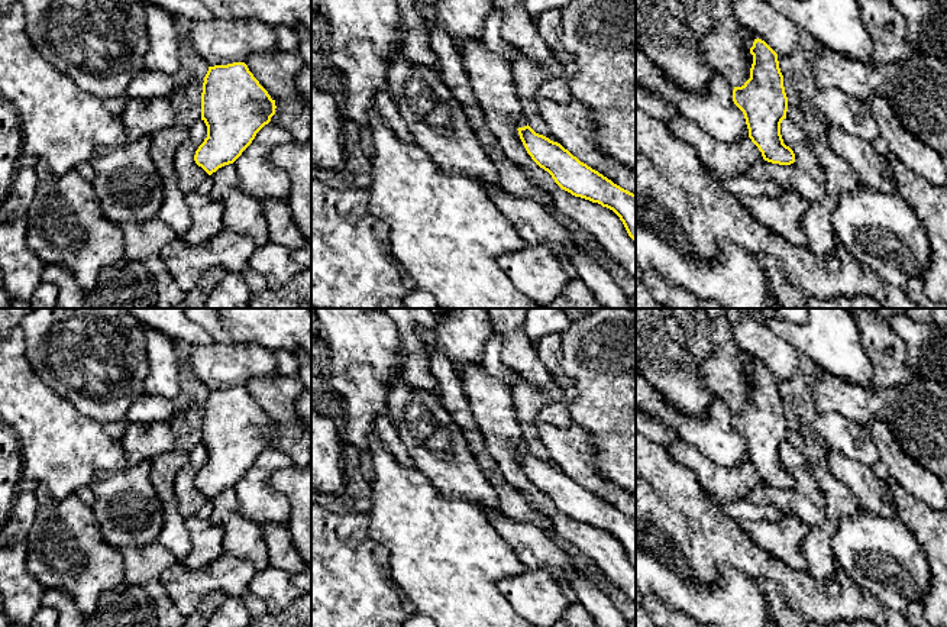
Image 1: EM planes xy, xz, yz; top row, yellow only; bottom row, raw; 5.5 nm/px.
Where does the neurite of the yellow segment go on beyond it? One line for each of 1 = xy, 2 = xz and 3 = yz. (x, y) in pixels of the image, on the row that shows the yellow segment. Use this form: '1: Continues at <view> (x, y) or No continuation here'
1: No continuation here
2: No continuation here
3: No continuation here

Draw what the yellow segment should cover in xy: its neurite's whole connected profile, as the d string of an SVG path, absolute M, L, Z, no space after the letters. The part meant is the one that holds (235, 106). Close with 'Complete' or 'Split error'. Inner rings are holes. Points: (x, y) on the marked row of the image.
M245 62L209 67L201 93L207 138L194 161L209 175L233 164L275 114L275 100Z. Complete

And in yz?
M762 39L750 48L750 78L734 87L733 101L743 111L749 138L765 161L779 165L795 162L794 151L783 143L780 123L786 119L788 97L778 54Z. Complete

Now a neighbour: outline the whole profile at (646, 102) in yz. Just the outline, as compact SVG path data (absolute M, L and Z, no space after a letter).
M636 84L636 109L644 111L652 117L657 117L666 123L678 114L669 103L659 98L653 93L644 91L637 84Z

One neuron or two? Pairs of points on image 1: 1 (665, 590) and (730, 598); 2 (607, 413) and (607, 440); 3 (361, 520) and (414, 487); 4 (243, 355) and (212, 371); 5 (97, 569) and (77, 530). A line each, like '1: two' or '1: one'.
1: one
2: one
3: two
4: one
5: one

